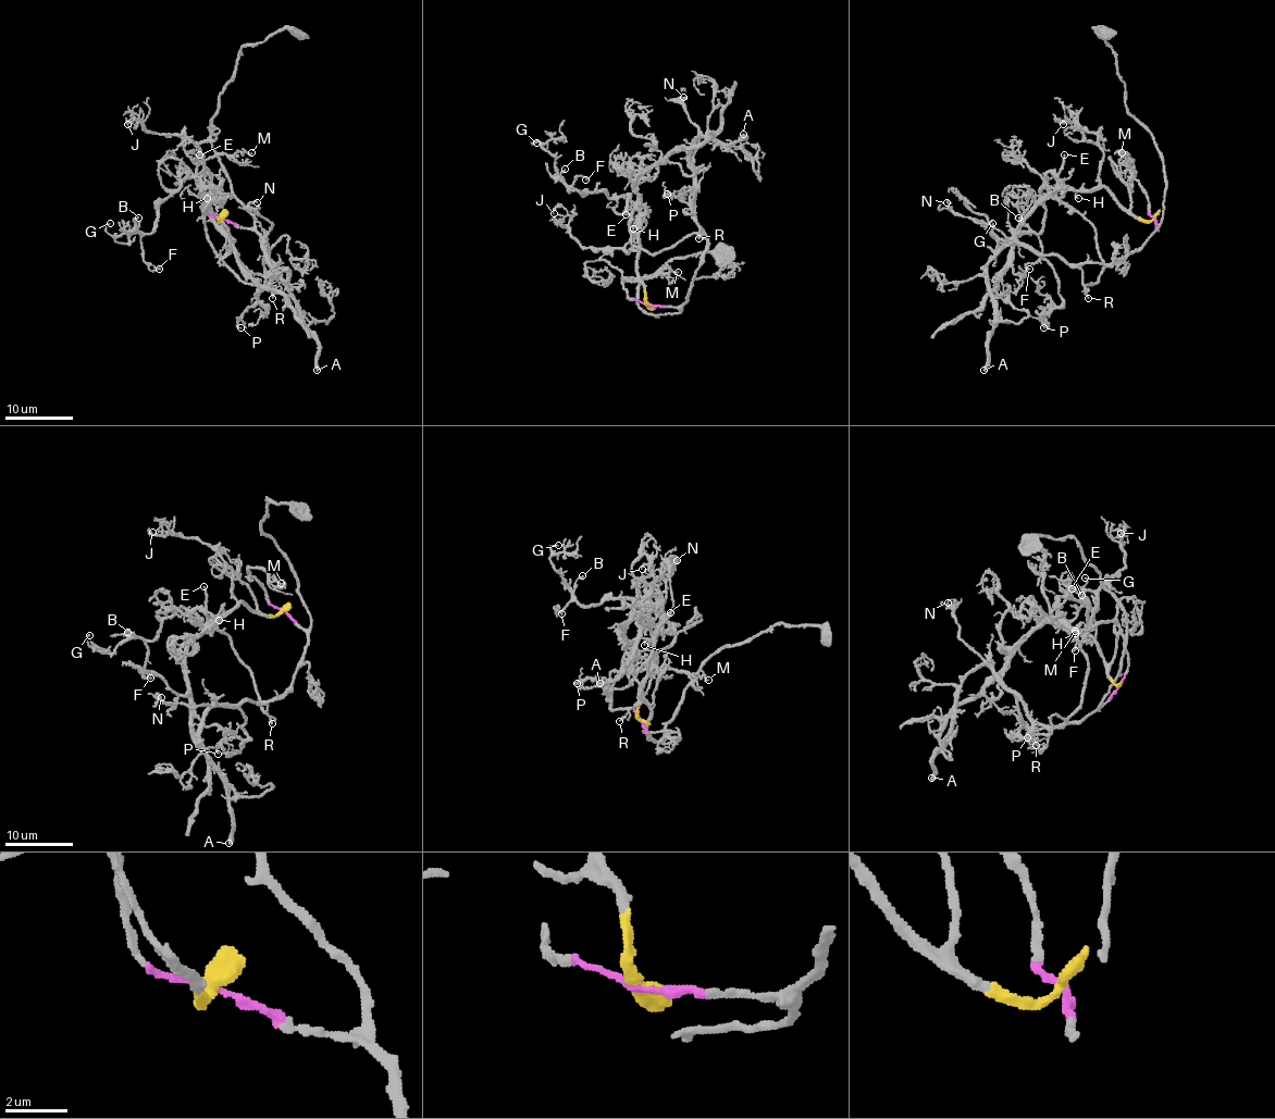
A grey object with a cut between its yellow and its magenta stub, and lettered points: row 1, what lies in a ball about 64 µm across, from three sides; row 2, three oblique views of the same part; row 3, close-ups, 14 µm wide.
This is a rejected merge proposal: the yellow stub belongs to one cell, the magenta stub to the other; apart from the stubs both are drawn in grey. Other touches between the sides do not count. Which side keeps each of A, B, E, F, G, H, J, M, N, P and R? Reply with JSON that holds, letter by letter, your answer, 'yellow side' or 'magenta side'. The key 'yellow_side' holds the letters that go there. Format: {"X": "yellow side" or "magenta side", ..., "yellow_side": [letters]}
{"A": "magenta side", "B": "yellow side", "E": "yellow side", "F": "yellow side", "G": "yellow side", "H": "yellow side", "J": "yellow side", "M": "magenta side", "N": "magenta side", "P": "magenta side", "R": "magenta side", "yellow_side": ["B", "E", "F", "G", "H", "J"]}

